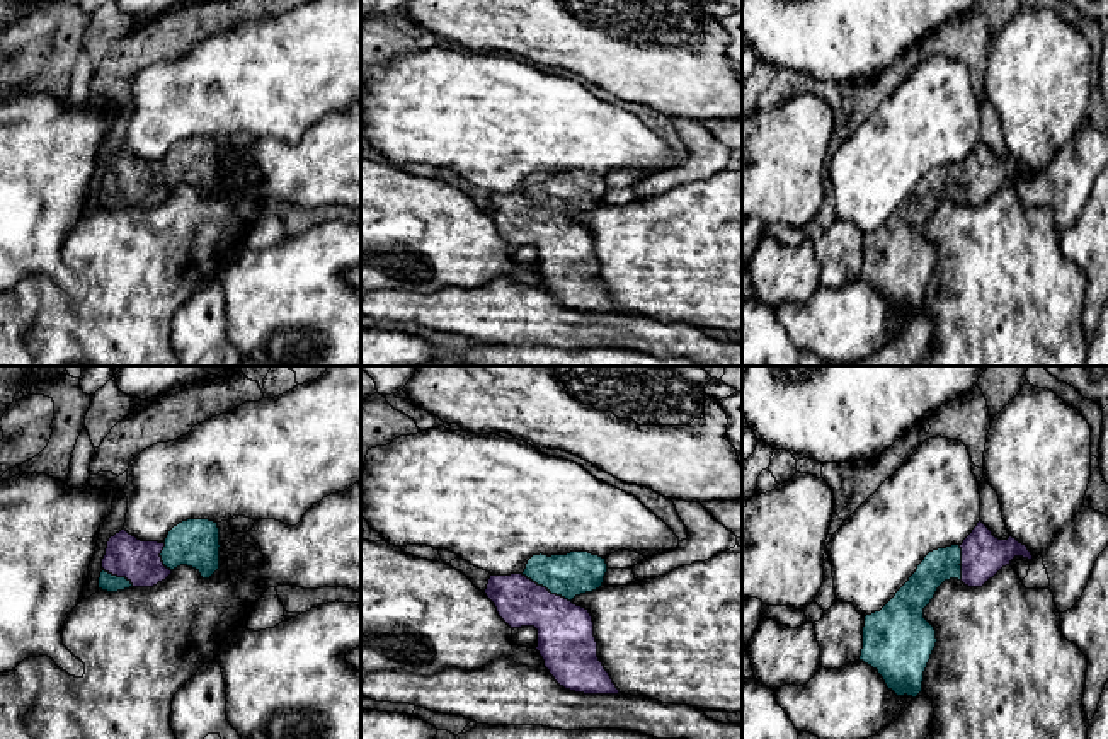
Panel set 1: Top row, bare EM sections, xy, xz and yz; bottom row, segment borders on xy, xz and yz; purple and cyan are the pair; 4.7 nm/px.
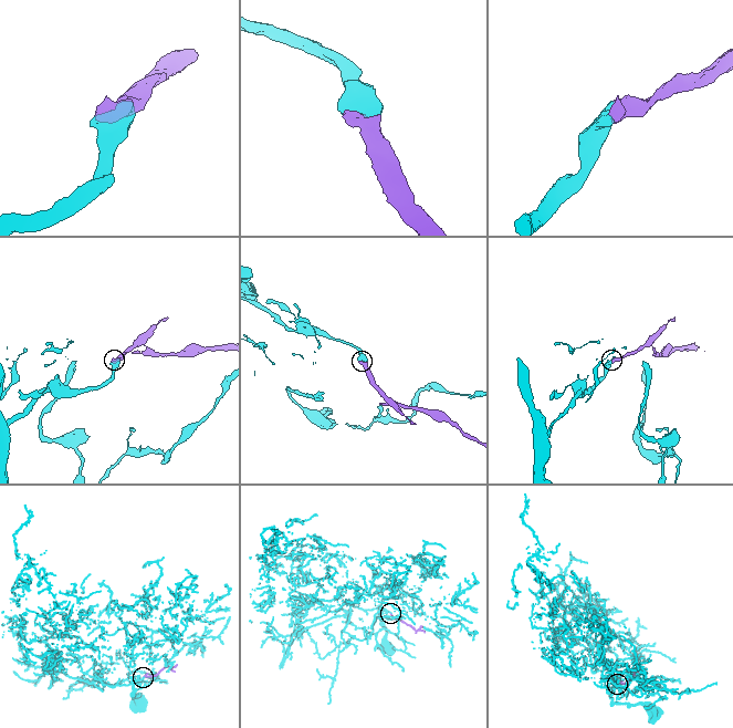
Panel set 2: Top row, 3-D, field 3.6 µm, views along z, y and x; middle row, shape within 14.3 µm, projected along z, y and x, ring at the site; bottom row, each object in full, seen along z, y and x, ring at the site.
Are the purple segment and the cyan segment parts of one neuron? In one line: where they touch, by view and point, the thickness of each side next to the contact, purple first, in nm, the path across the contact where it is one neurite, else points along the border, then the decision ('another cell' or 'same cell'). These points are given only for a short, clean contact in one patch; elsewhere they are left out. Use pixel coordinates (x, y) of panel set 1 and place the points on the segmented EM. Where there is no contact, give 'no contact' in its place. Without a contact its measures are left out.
contact xz (545, 588); calibres 280 and 200 nm; same cell

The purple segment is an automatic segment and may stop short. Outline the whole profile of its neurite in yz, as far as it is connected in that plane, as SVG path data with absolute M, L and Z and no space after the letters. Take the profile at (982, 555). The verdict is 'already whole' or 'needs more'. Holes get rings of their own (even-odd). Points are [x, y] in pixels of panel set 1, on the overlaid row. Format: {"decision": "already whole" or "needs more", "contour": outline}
{"decision": "needs more", "contour": "M982 521L962 545L929 552L895 596L880 611L865 616L860 661L877 669L897 696L916 698L922 691L924 671L938 642L934 627L924 618L924 608L938 587L950 579L958 579L968 587L982 587L1002 567L1011 565L1014 557L1033 559L1026 545L1013 536L996 538Z"}

